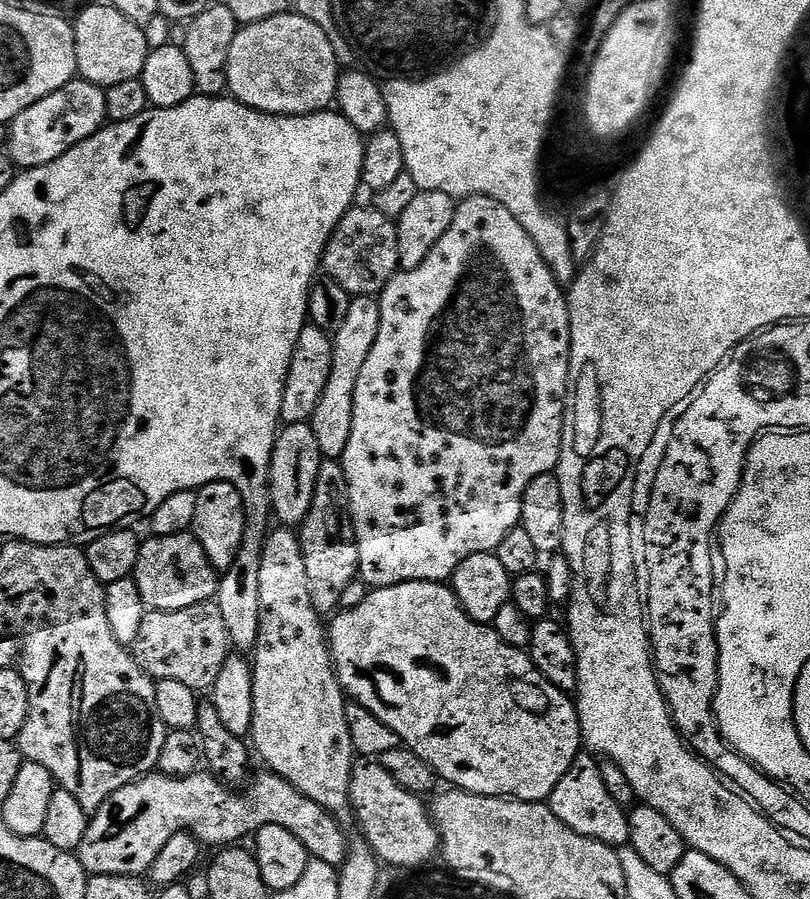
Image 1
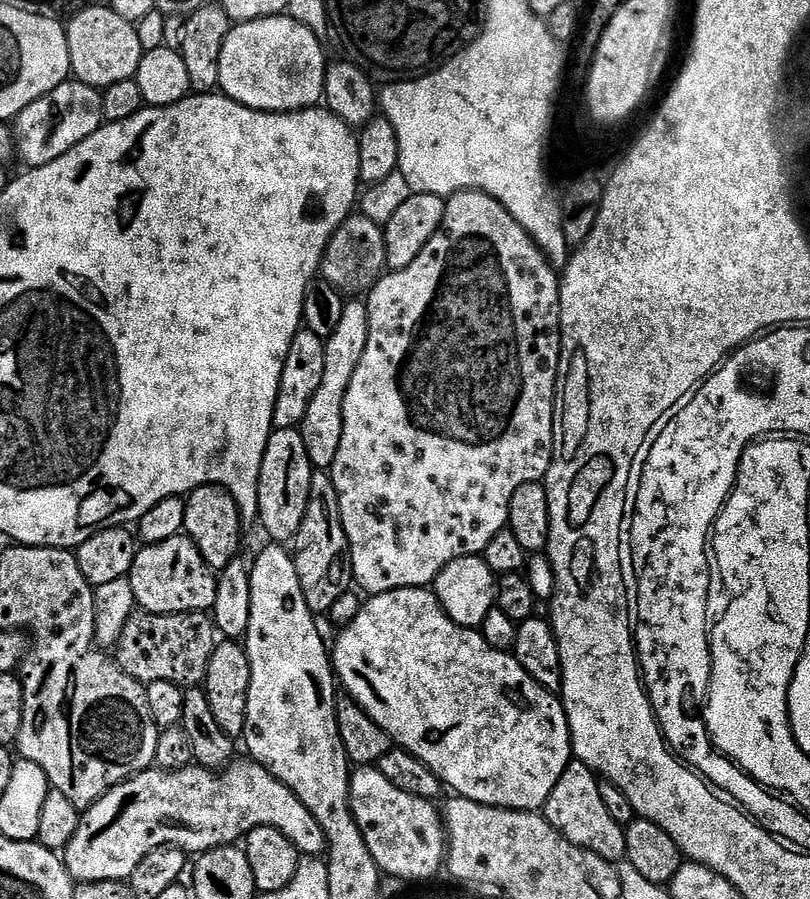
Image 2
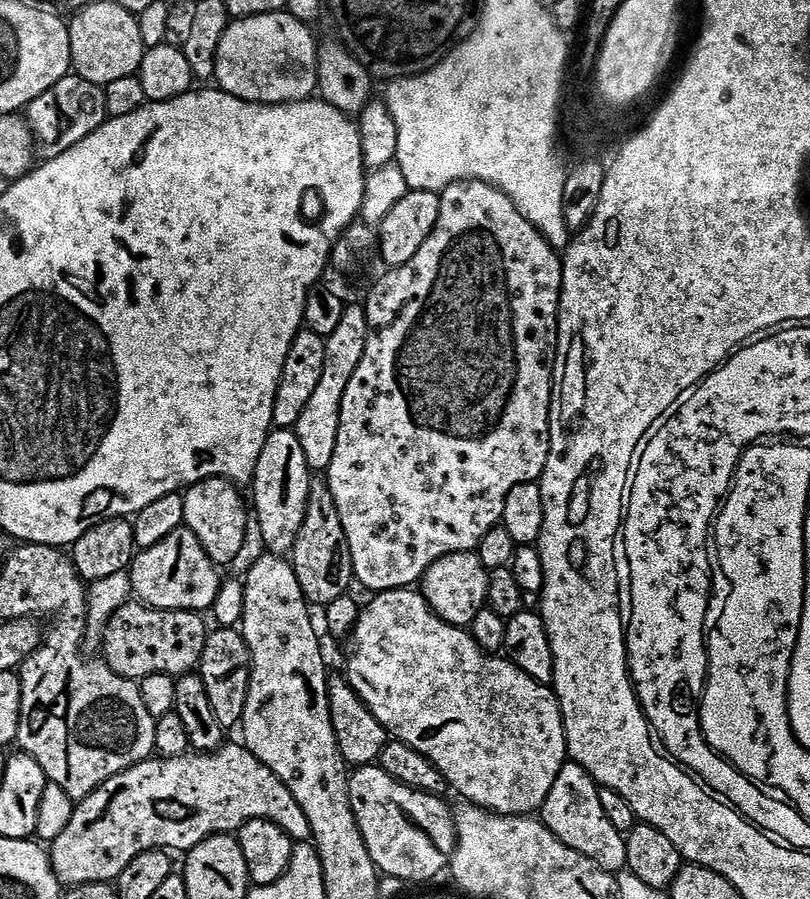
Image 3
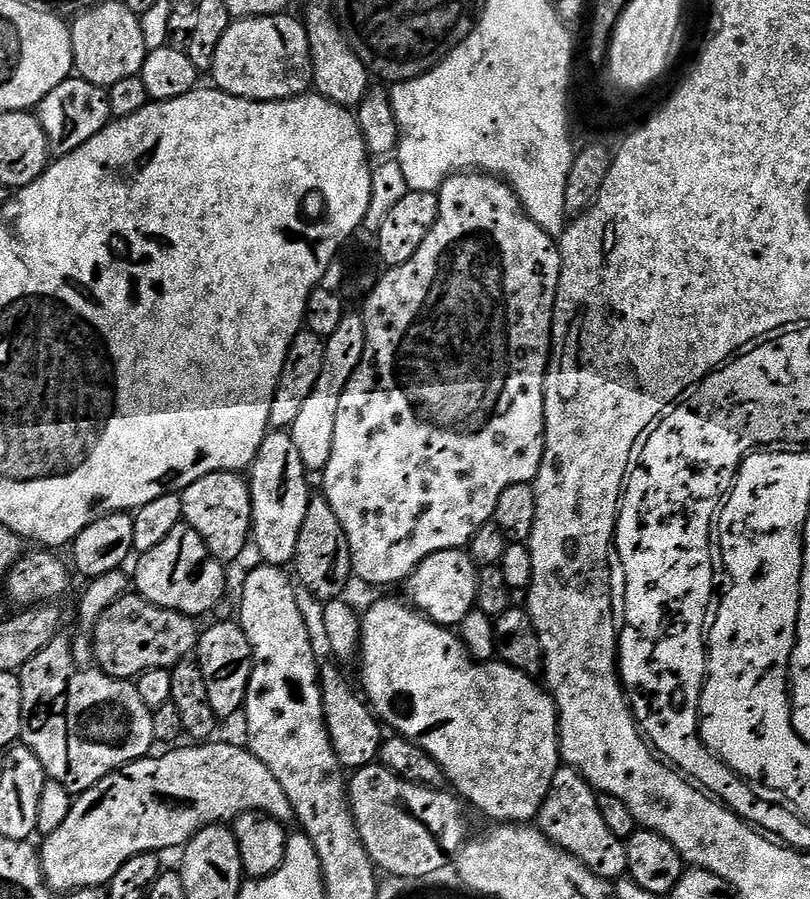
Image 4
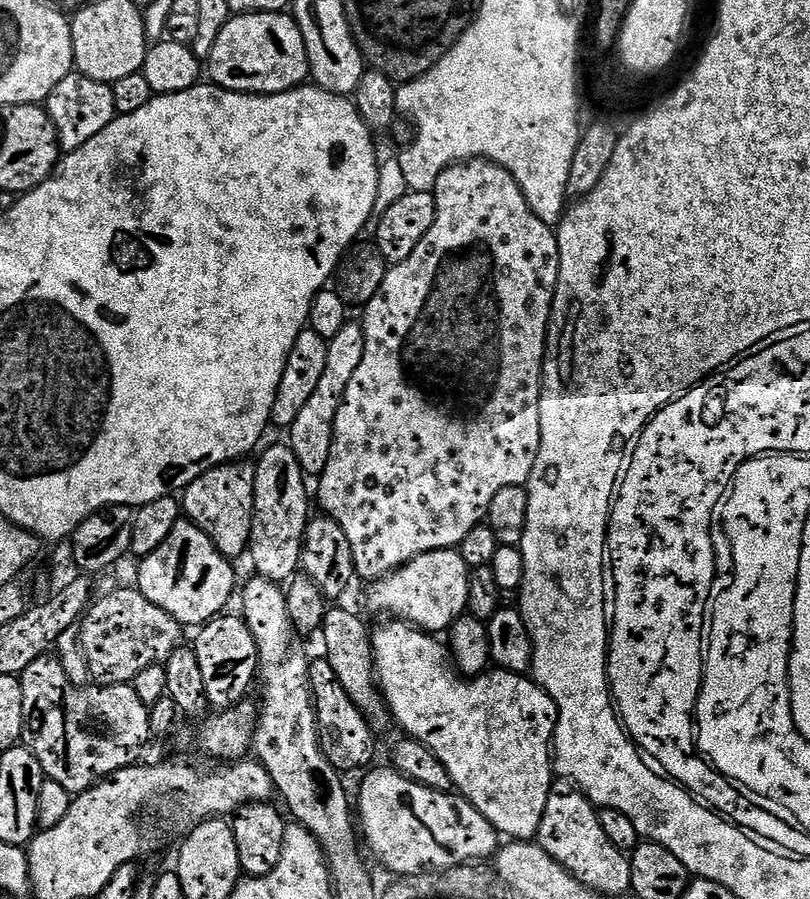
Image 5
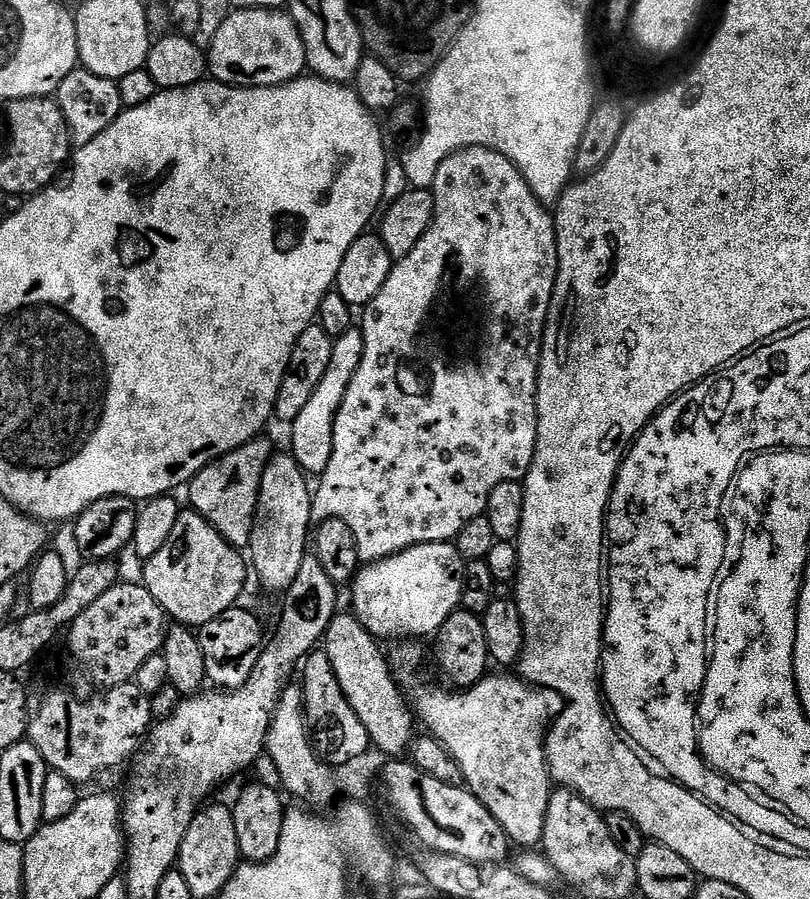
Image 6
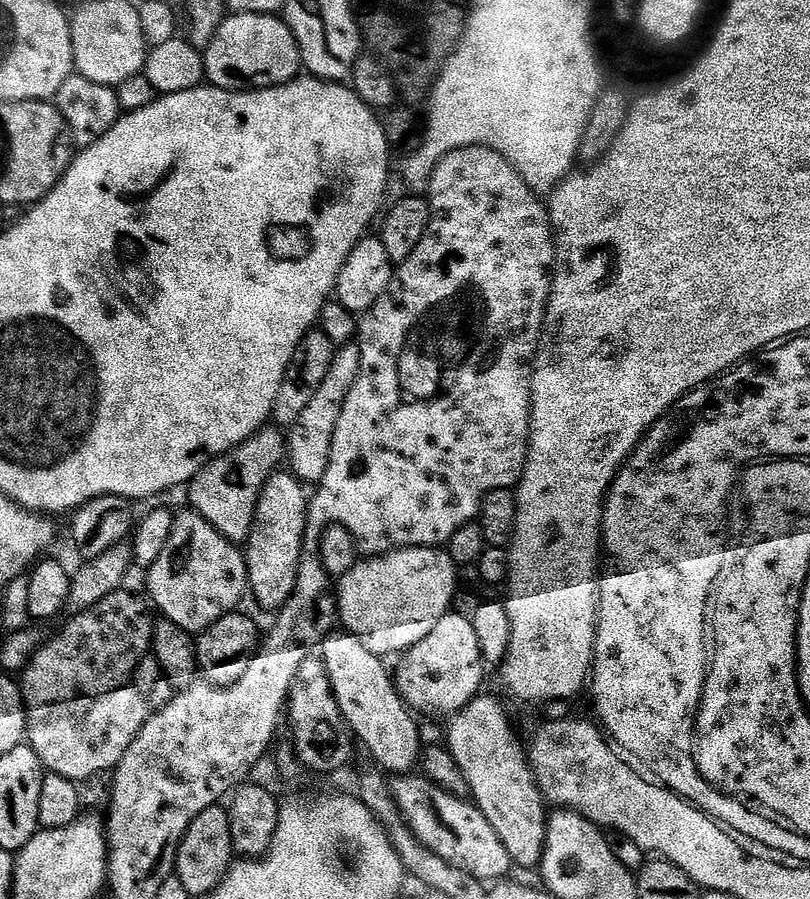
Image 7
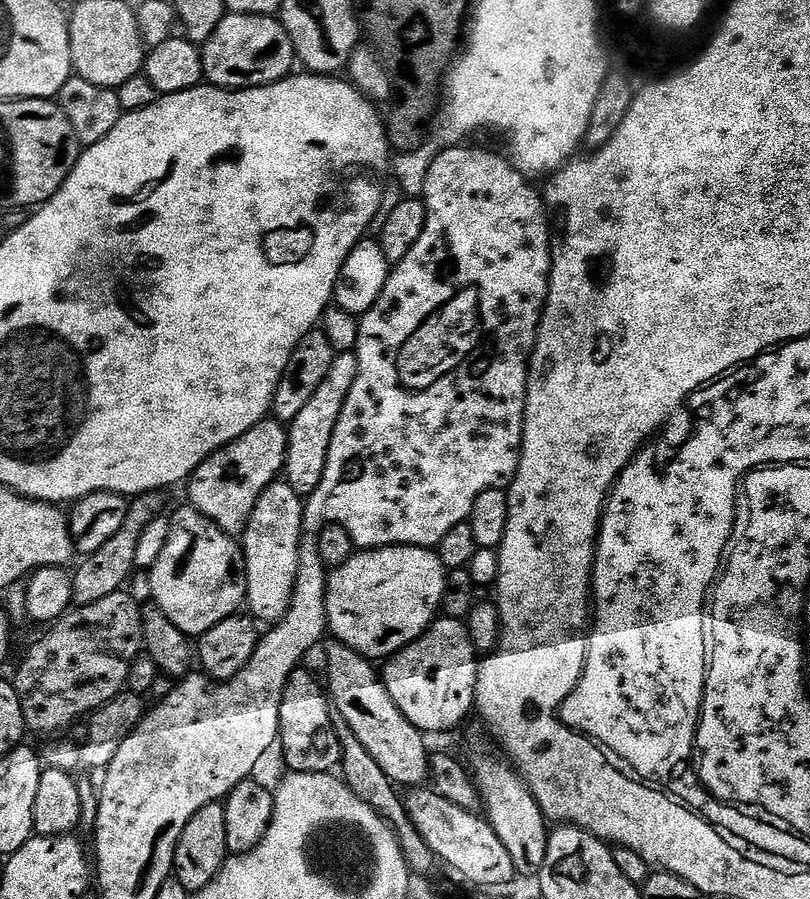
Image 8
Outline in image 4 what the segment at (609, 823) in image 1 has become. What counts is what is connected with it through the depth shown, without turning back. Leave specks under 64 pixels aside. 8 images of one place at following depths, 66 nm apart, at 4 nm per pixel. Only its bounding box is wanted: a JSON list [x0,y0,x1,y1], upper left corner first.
[538,766,628,882]

